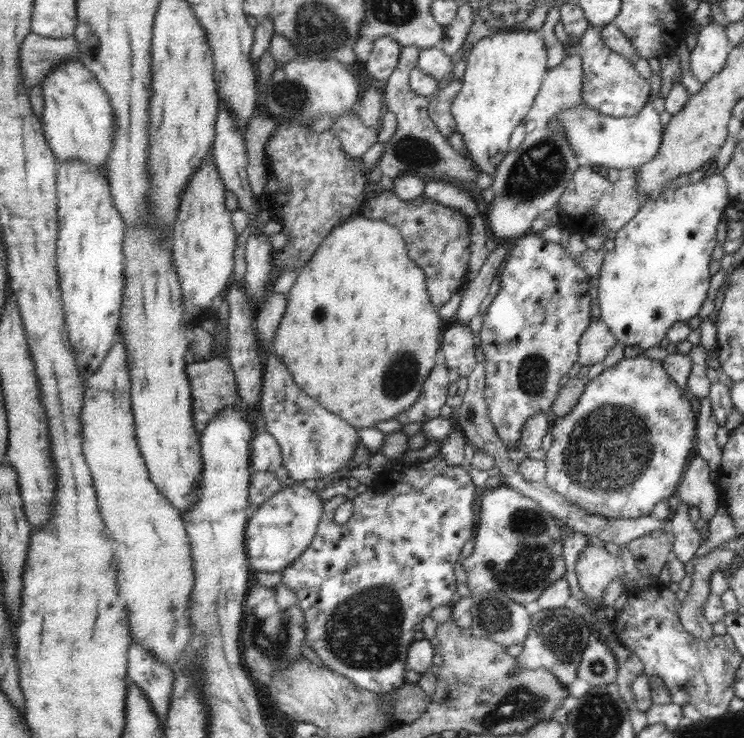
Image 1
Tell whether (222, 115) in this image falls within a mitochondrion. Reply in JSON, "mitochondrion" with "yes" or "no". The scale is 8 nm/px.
{"mitochondrion":"no"}

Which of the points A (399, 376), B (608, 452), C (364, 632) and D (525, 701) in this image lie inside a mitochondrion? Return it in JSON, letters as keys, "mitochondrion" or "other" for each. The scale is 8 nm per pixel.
{"A":"mitochondrion","B":"mitochondrion","C":"mitochondrion","D":"mitochondrion"}

